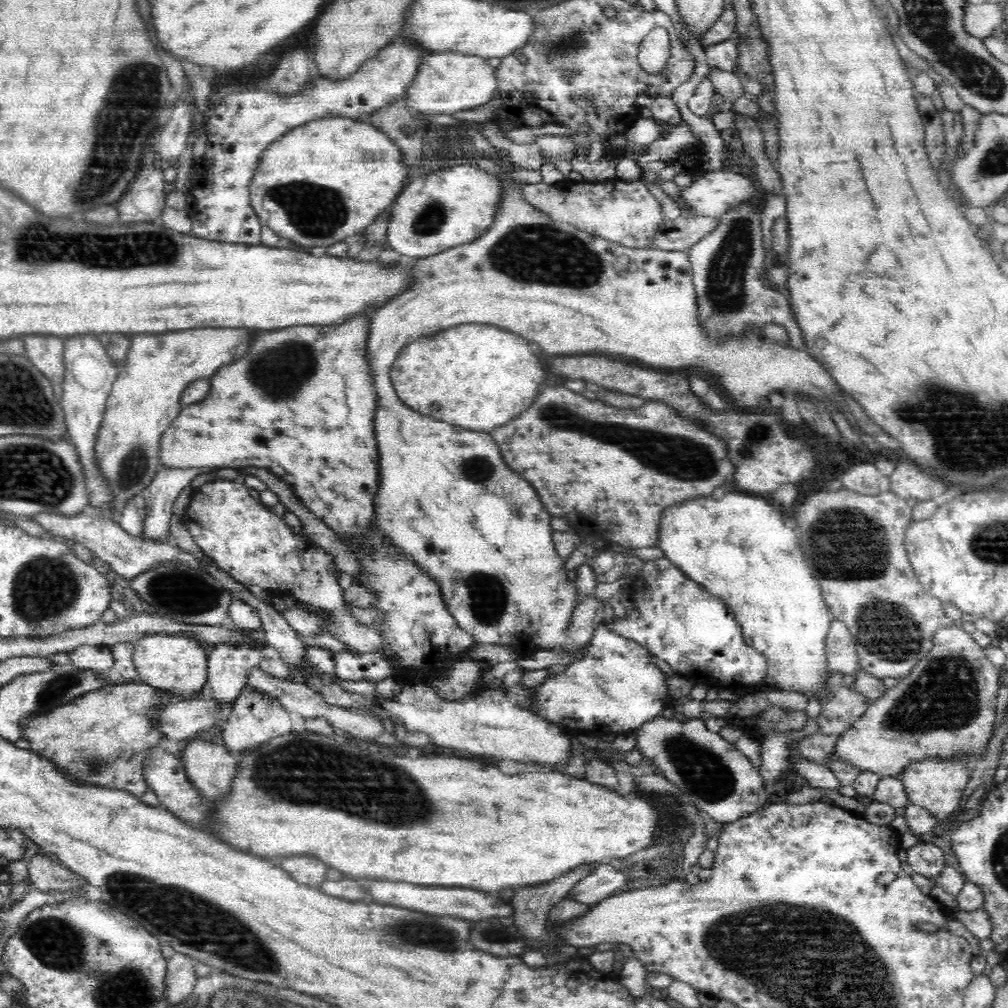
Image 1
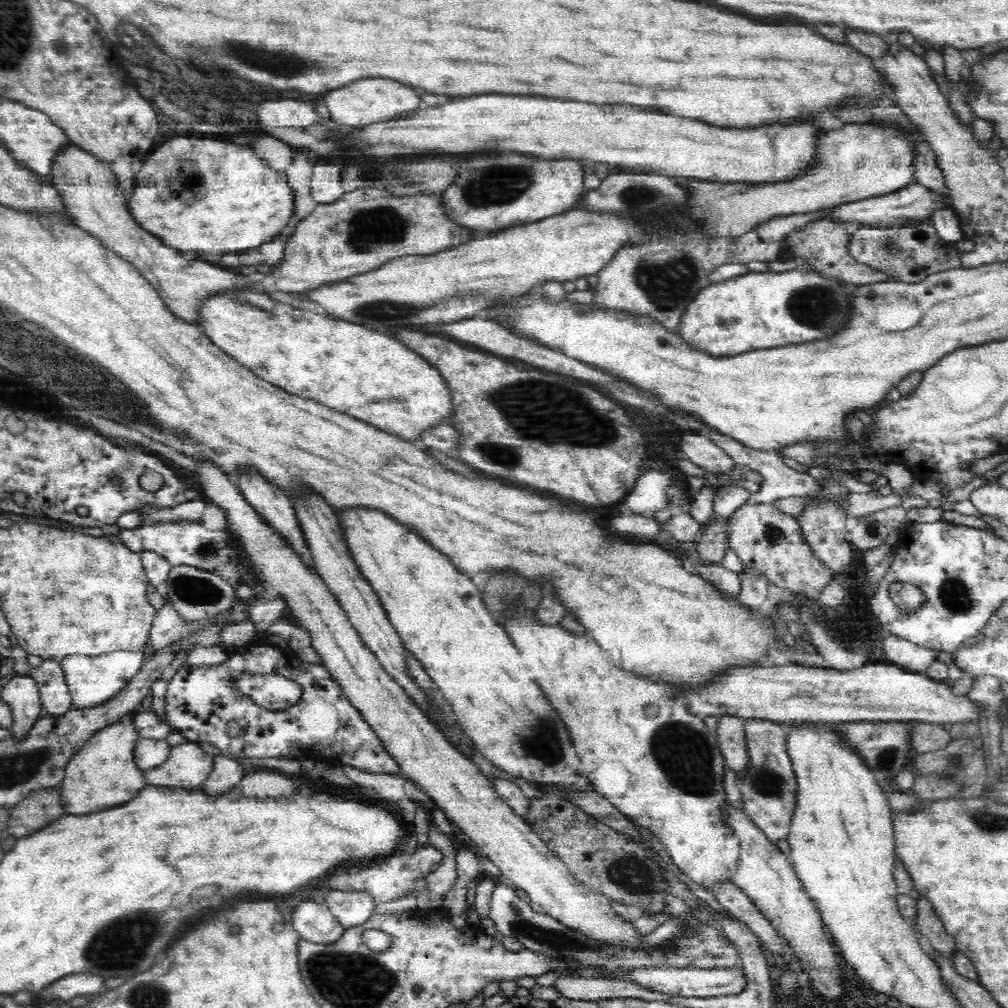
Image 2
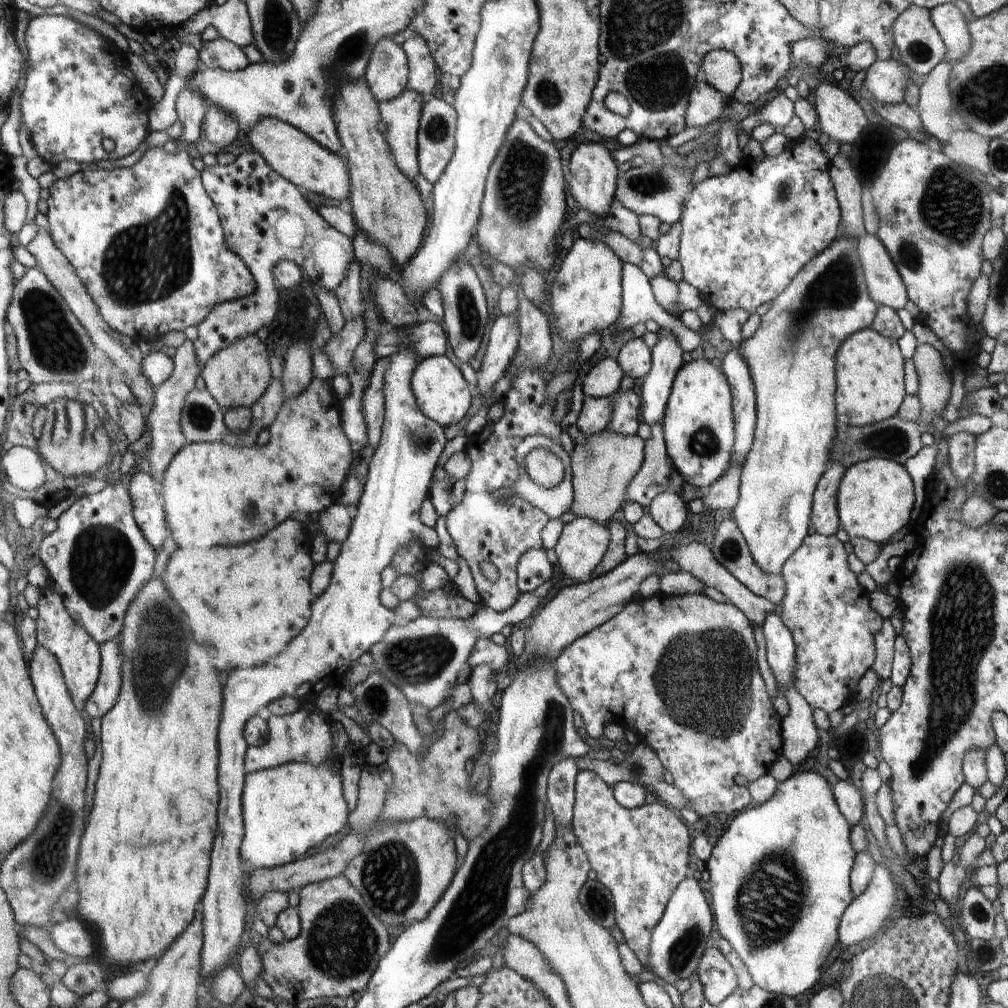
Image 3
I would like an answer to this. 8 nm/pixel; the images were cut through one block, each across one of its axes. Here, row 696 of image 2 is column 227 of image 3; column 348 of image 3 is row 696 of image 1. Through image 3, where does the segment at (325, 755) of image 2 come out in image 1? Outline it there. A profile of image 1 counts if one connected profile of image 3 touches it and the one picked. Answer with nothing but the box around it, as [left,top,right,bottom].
[222,684,292,754]

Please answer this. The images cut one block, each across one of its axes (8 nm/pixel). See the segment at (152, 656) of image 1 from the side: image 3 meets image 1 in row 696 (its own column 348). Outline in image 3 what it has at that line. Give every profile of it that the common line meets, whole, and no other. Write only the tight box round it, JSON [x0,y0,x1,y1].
[245,117,351,204]

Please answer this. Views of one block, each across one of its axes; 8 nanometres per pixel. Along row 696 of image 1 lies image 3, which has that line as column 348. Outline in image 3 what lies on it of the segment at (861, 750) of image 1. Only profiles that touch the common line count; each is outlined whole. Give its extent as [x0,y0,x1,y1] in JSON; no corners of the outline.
[257,874,390,1004]

